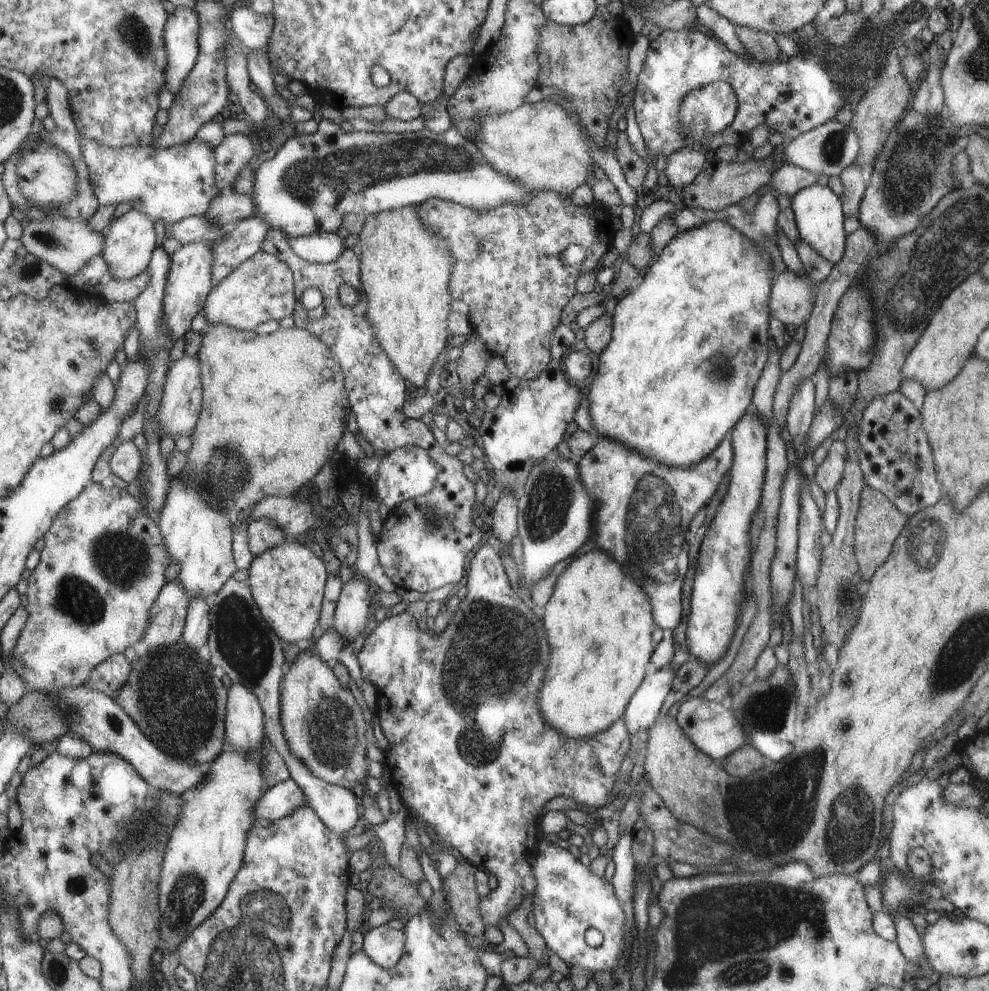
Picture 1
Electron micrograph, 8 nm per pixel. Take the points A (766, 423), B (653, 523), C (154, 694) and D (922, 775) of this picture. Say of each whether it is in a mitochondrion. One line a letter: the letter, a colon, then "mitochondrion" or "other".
A: other
B: mitochondrion
C: mitochondrion
D: other

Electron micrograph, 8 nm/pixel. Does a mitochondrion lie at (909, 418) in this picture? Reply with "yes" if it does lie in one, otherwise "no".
no

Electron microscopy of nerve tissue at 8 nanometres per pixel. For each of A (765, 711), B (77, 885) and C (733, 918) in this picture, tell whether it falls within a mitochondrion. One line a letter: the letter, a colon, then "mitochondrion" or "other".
A: mitochondrion
B: other
C: mitochondrion

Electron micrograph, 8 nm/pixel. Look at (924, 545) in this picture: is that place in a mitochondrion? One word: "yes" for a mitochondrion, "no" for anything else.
yes

